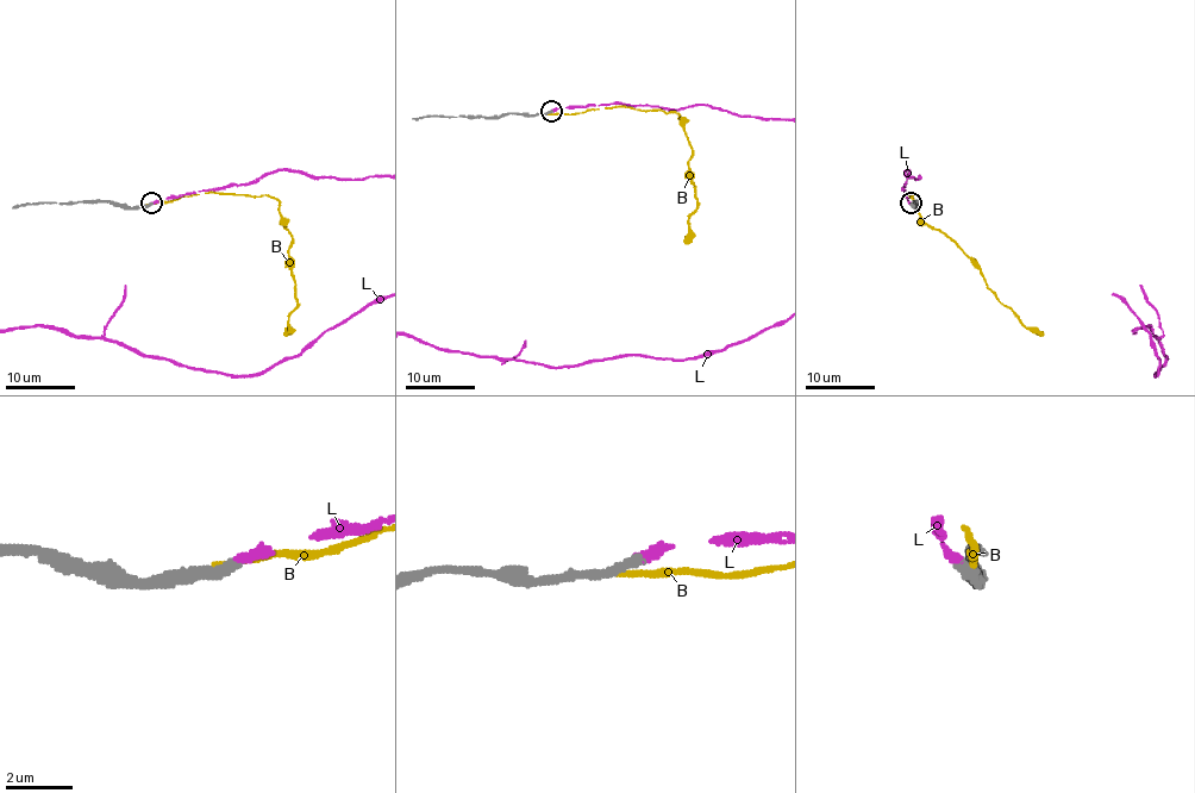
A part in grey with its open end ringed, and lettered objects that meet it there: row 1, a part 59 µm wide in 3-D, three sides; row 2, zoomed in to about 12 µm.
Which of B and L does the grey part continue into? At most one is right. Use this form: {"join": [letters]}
{"join": ["L"]}

